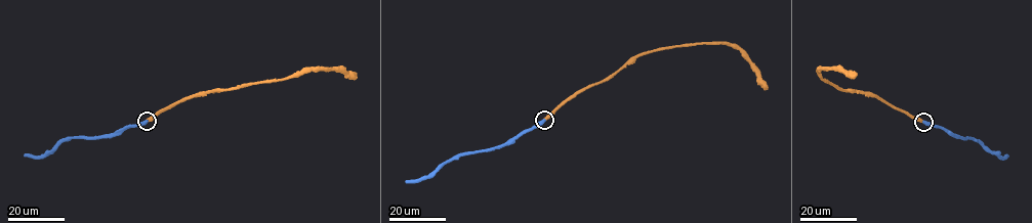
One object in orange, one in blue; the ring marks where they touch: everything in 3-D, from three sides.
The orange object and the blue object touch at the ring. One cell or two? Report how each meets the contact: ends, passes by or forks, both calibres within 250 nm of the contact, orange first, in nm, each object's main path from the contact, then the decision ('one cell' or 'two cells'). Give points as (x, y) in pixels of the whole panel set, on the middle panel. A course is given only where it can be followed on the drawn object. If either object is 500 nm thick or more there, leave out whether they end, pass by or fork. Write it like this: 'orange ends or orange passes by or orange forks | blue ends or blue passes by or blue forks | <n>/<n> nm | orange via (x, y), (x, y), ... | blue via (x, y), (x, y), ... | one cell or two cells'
orange ends | blue ends | 400/480 nm | orange via (544, 120), (585, 87), (608, 80), (638, 55), (673, 46), (734, 44), (767, 89) | blue via (544, 120), (501, 145), (460, 153), (427, 176), (406, 182) | one cell

